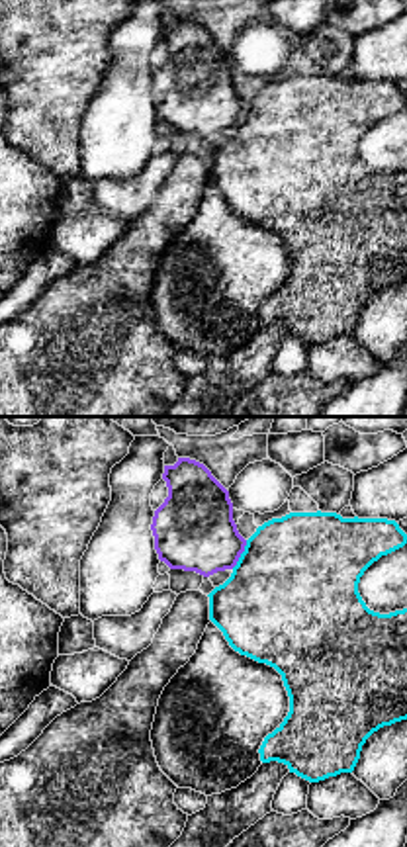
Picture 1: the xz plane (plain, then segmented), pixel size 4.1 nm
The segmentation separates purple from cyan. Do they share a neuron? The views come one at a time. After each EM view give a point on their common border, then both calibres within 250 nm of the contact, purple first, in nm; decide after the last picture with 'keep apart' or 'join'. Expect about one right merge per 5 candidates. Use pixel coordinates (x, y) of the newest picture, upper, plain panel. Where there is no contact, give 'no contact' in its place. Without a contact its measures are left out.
contact (241, 114); calibres 340 and 500 nm

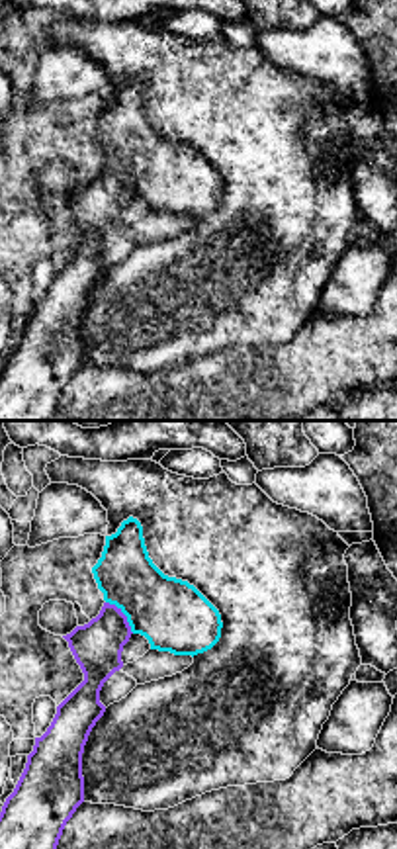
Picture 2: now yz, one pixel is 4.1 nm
contact (124, 177); calibres 200 and 300 nm

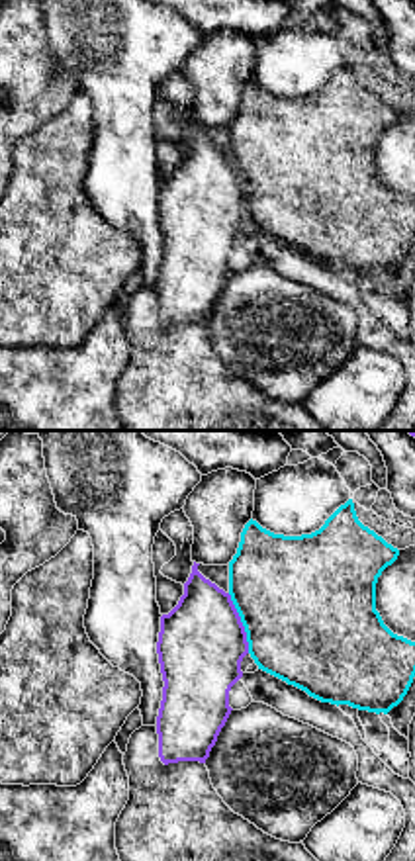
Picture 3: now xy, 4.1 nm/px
contact (241, 184); calibres 360 and 500 nm

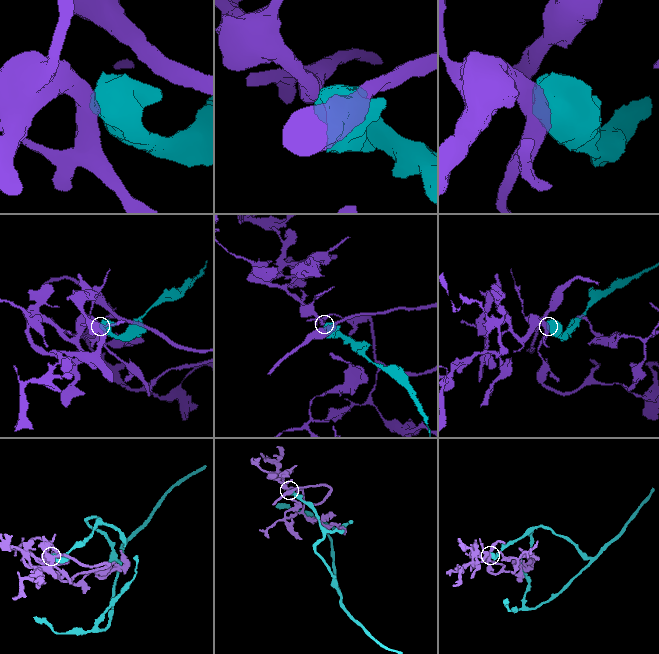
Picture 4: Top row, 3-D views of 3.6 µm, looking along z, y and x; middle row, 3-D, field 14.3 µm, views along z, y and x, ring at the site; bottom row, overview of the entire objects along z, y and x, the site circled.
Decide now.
keep apart

